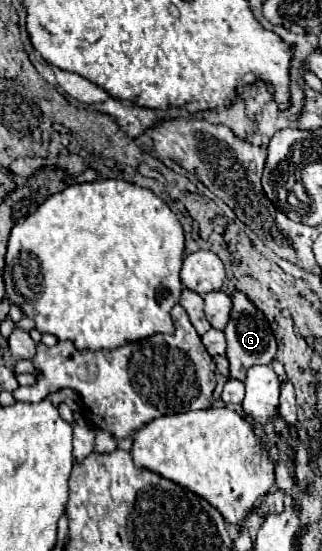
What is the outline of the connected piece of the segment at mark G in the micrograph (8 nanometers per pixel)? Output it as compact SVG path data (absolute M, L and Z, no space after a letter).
M235 291L233 293L233 309L231 309L231 319L225 327L225 337L227 337L227 359L231 363L231 377L243 381L245 373L249 367L253 365L269 365L271 359L275 357L275 335L269 327L269 321L265 319L265 315L251 303L251 299L247 299L247 295L243 295L243 291Z

